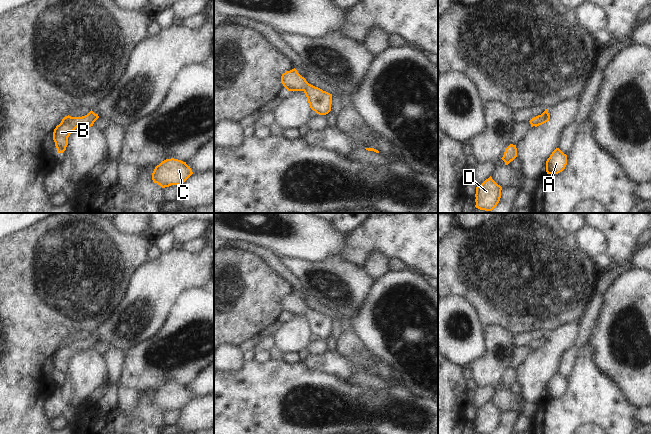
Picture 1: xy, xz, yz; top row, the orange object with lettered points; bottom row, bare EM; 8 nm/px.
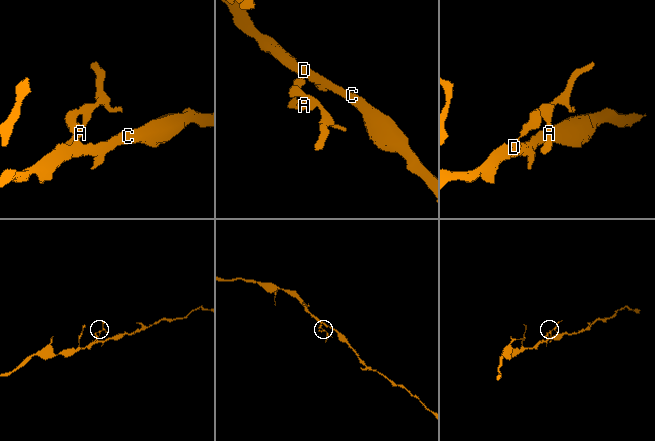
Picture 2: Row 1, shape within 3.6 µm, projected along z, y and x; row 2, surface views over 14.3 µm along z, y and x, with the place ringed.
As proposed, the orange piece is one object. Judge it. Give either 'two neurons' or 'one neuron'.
one neuron

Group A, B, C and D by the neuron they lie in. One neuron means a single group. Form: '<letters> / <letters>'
A B C D

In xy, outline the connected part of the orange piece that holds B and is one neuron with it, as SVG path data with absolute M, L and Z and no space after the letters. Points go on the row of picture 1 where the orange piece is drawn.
M92 109L87 115L82 117L71 117L69 115L64 117L53 132L53 140L55 142L57 152L60 154L66 150L68 137L77 127L91 127L98 118L98 114L95 114Z

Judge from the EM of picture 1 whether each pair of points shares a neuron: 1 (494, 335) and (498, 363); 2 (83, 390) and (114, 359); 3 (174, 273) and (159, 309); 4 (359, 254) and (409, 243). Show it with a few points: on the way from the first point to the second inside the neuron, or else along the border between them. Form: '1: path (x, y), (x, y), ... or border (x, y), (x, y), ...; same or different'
1: path (494, 342), (494, 356); same
2: border (102, 355), (108, 378); different
3: path (165, 282), (159, 288), (159, 300); same
4: path (371, 243), (397, 243); same

